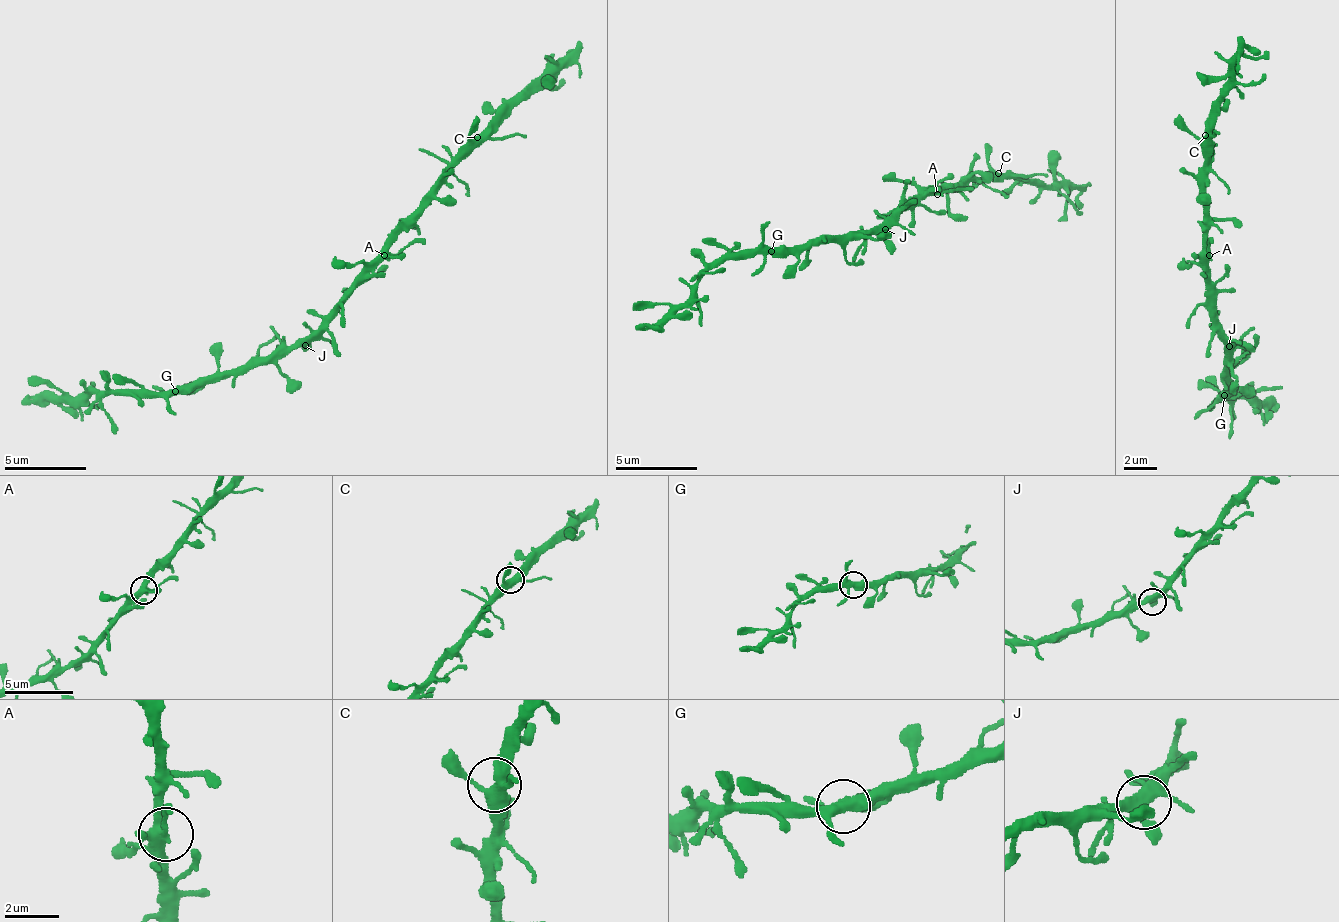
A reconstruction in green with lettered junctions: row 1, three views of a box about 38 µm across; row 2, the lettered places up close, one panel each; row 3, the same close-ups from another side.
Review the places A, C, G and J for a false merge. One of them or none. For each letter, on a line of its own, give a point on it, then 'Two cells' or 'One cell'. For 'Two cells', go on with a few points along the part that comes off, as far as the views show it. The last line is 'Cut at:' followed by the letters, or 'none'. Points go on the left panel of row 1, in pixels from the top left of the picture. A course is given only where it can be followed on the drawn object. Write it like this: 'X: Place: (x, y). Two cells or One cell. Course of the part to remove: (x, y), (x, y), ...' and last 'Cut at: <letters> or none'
A: Place: (384, 255). One cell
C: Place: (477, 137). One cell
G: Place: (175, 391). One cell
J: Place: (305, 345). One cell
Cut at: none

